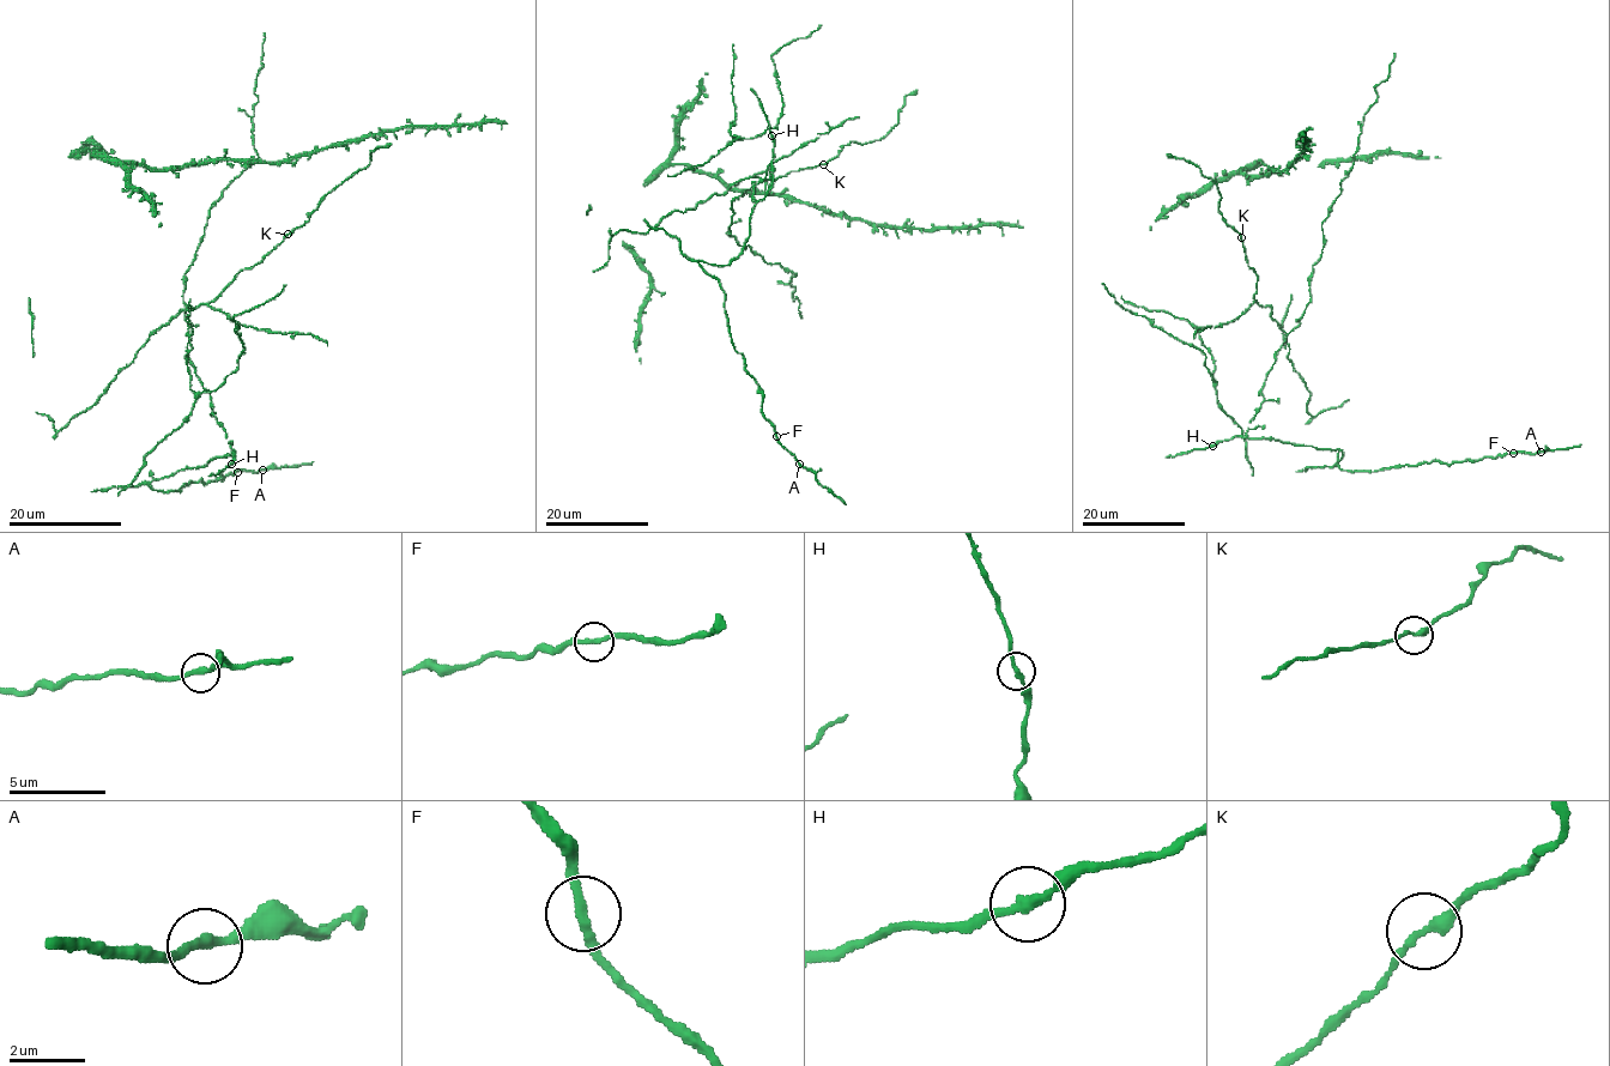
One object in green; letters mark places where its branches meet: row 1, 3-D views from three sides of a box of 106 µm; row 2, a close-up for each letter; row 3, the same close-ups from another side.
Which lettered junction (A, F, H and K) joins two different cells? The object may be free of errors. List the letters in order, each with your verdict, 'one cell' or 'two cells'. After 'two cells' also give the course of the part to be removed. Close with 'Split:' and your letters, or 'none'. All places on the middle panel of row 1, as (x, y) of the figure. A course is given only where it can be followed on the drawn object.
A: one cell
F: one cell
H: one cell
K: one cell
Split: none

